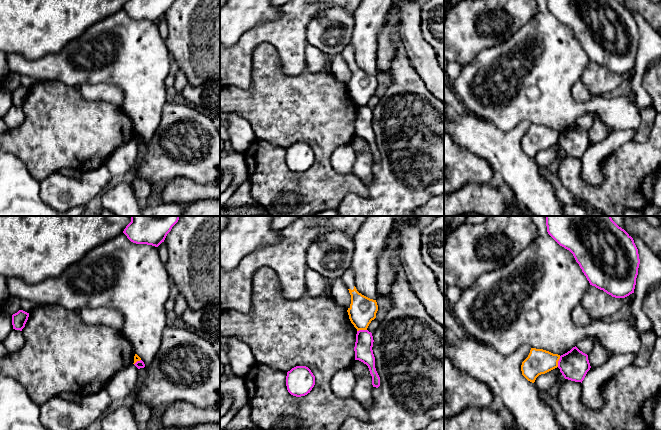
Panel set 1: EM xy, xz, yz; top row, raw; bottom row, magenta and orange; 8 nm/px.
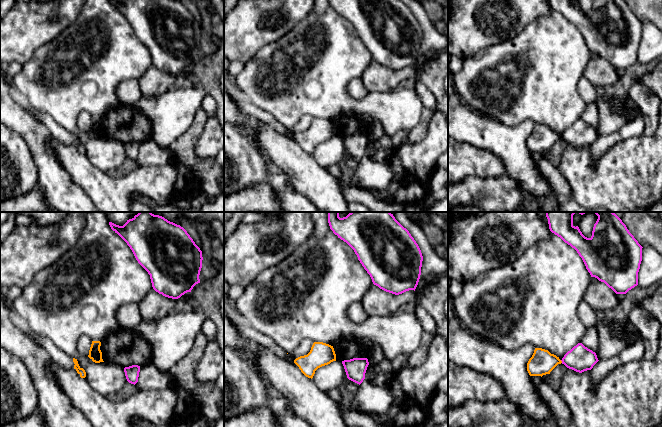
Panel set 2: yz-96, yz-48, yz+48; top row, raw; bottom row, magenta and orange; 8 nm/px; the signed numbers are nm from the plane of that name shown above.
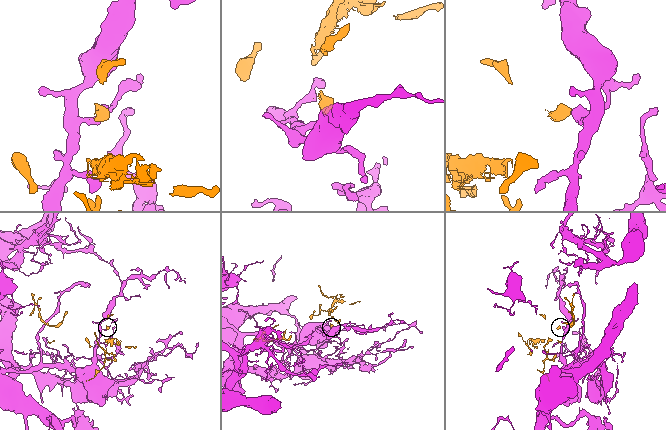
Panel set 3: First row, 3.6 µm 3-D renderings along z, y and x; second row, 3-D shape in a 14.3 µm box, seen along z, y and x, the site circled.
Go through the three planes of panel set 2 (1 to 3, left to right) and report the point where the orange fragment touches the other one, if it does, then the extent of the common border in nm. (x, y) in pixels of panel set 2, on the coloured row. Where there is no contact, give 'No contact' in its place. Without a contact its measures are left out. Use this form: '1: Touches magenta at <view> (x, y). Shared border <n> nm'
1: No contact
2: No contact
3: Touches magenta at yz+48 (561, 360). Shared border 30 nm

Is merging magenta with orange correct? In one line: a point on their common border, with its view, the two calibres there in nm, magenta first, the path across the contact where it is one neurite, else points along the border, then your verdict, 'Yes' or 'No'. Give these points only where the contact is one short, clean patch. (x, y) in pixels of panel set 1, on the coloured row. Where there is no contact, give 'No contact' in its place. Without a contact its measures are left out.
Touches magenta at yz (558, 361). Thickness 240 nm (magenta) against 200 nm. Boundary: yz (560, 356), (557, 366). No

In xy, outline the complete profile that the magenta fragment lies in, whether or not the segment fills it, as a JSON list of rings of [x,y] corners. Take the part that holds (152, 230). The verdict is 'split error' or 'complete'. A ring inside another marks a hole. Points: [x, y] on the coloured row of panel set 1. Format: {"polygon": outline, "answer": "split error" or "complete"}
{"polygon": [[[131,216],[131,222],[126,226],[123,233],[136,244],[147,244],[158,247],[164,242],[167,234],[178,222],[180,216]]], "answer": "complete"}

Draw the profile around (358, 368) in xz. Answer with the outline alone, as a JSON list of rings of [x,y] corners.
[[[354,360],[353,364],[350,367],[350,370],[356,376],[365,376],[368,373],[368,366],[359,360]]]

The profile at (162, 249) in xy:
[[[162,242],[157,247],[157,250],[158,250],[158,254],[160,256],[160,259],[162,261],[162,263],[165,265],[167,263],[167,261],[168,261],[168,258],[169,258],[167,245],[164,242]]]

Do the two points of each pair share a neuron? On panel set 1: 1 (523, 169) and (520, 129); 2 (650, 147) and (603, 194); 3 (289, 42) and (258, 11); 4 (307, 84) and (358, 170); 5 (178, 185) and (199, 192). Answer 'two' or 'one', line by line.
1: one
2: one
3: two
4: two
5: one

